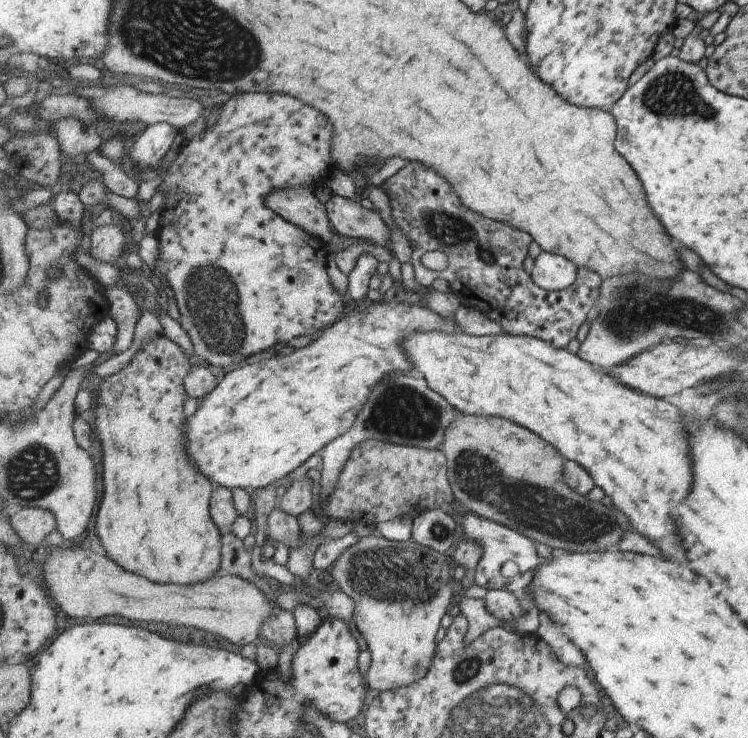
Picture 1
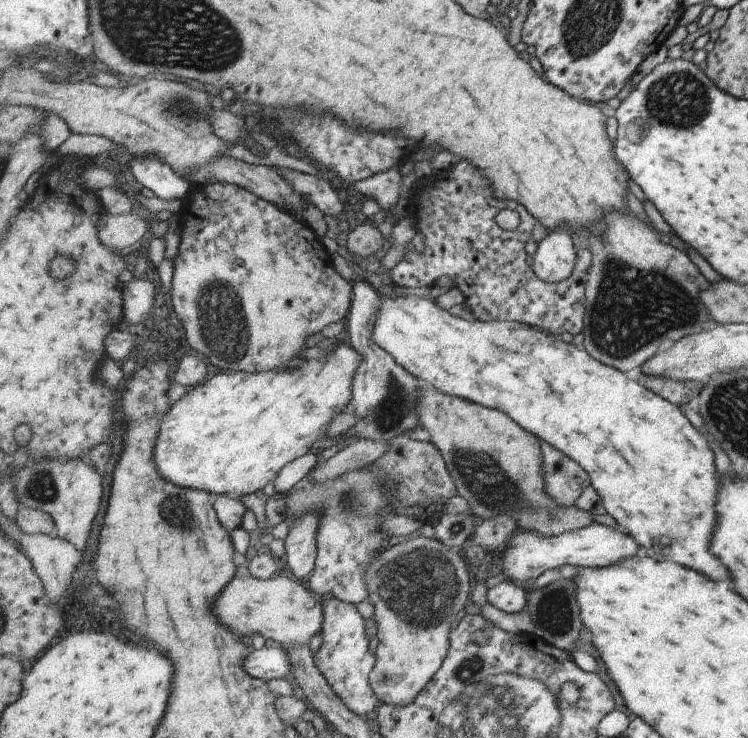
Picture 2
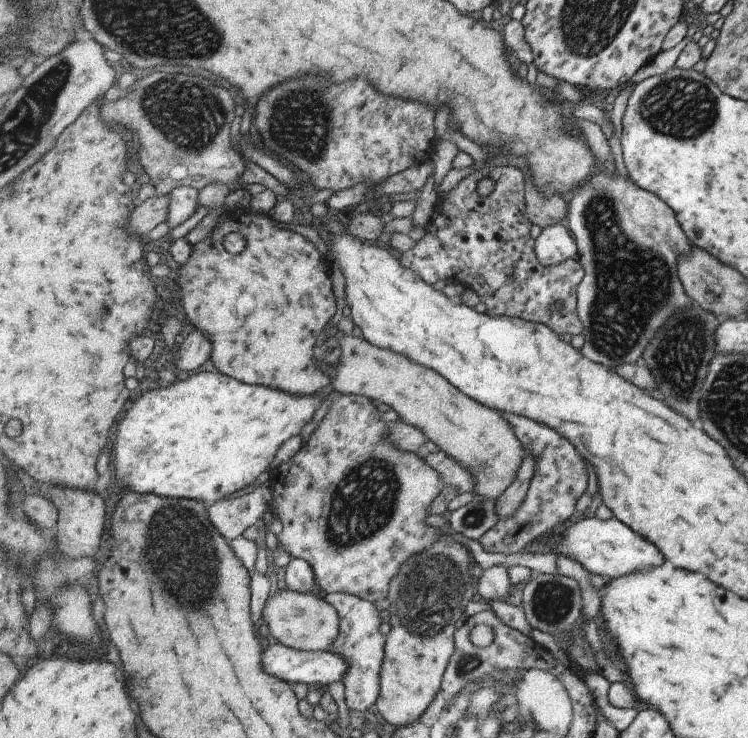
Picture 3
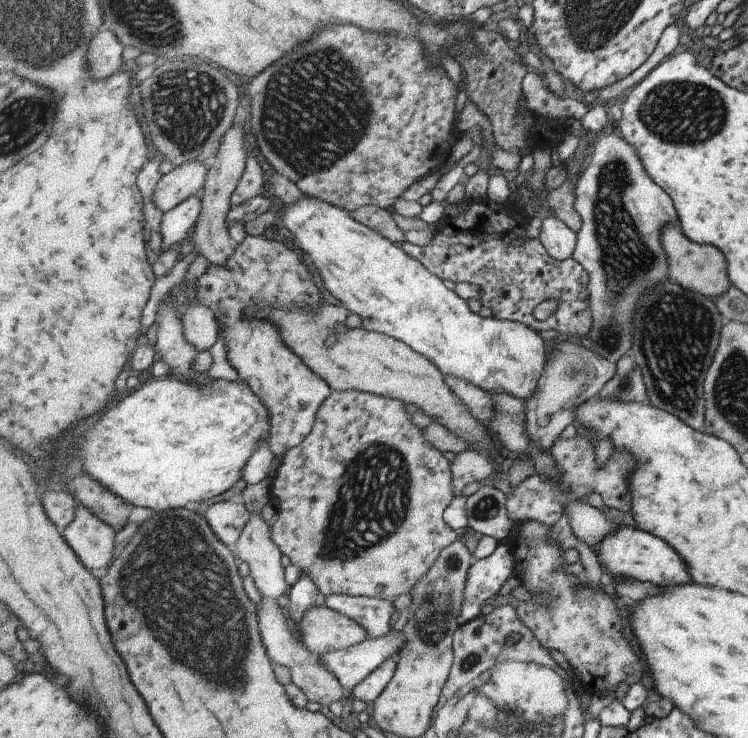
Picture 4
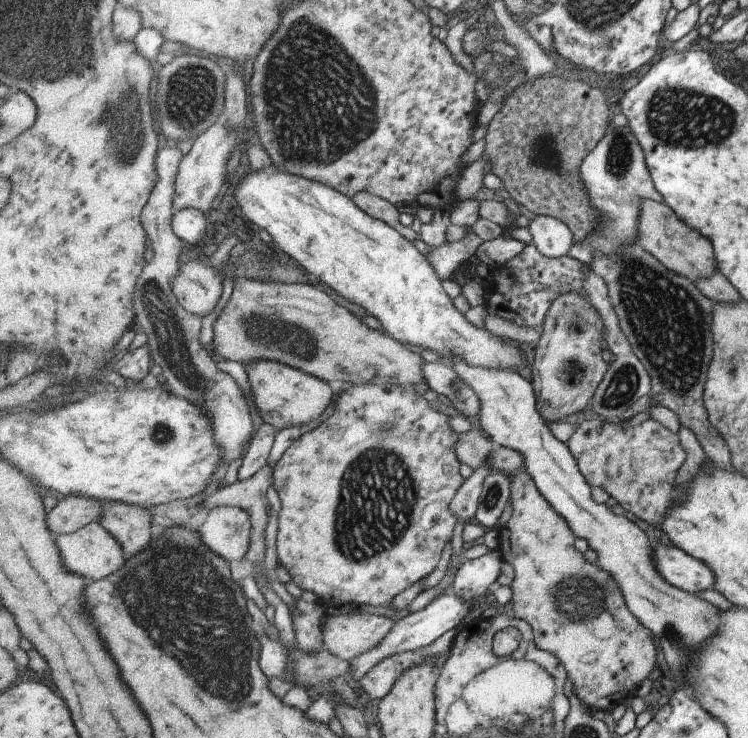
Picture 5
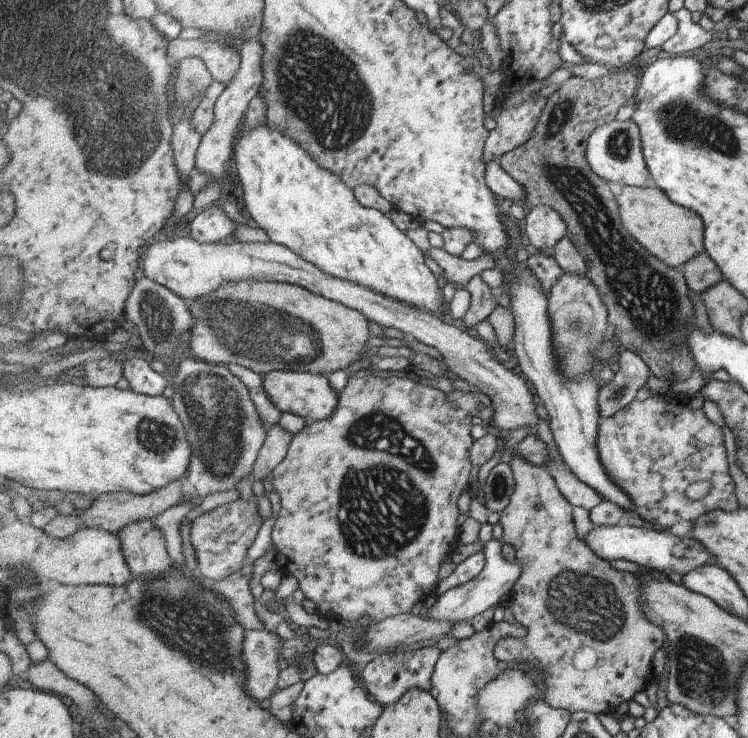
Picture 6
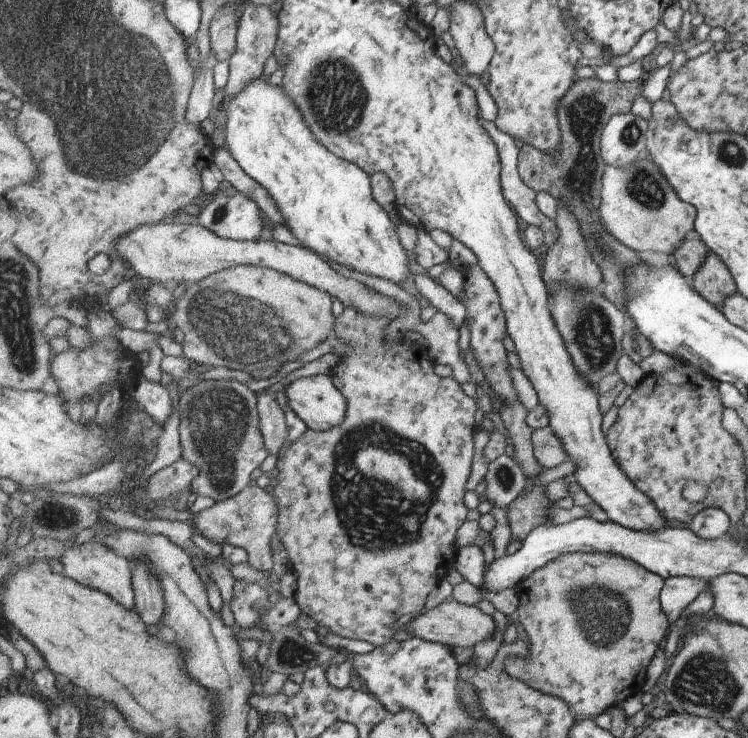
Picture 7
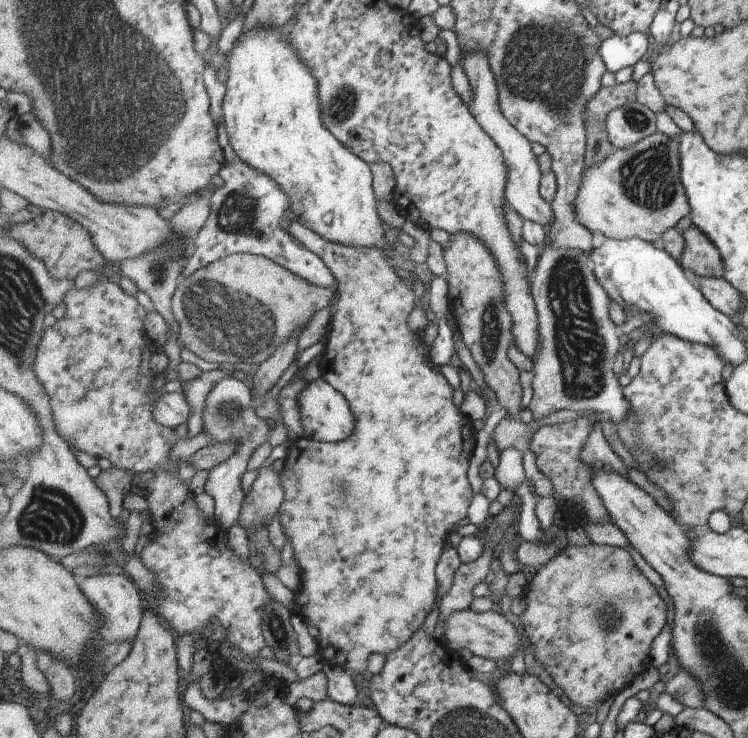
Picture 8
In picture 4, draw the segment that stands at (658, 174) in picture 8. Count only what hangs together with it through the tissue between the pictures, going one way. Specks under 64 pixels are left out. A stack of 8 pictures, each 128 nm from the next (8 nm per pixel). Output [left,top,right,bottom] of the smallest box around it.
[661,224,731,300]

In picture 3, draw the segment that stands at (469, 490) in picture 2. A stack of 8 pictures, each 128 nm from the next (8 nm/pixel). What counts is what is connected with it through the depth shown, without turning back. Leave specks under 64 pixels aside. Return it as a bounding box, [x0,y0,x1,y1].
[333,335,526,501]

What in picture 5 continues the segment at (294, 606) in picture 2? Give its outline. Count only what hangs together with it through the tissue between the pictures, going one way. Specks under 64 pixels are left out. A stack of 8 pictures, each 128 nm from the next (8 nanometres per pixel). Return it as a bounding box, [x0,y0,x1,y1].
[322,611,397,661]

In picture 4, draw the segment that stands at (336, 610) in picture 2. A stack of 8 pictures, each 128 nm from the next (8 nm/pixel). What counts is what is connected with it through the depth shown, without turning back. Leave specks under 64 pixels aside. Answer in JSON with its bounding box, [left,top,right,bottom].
[325,595,397,702]

